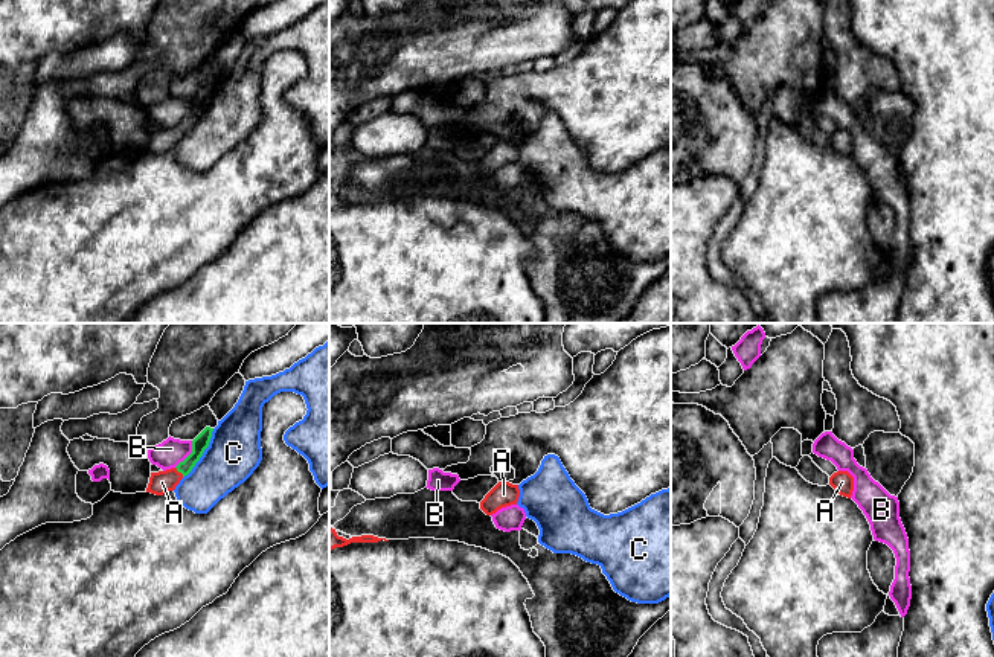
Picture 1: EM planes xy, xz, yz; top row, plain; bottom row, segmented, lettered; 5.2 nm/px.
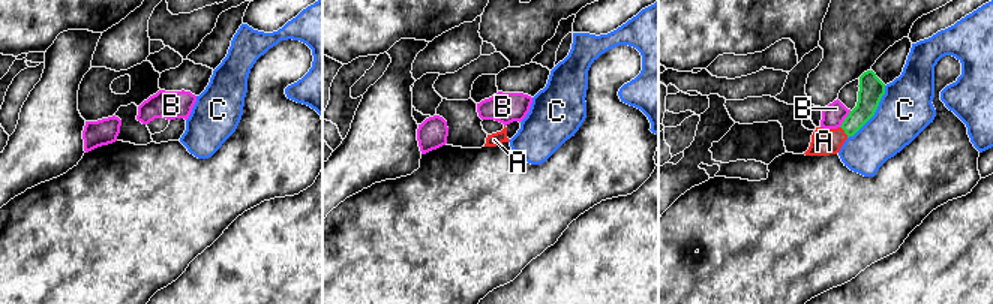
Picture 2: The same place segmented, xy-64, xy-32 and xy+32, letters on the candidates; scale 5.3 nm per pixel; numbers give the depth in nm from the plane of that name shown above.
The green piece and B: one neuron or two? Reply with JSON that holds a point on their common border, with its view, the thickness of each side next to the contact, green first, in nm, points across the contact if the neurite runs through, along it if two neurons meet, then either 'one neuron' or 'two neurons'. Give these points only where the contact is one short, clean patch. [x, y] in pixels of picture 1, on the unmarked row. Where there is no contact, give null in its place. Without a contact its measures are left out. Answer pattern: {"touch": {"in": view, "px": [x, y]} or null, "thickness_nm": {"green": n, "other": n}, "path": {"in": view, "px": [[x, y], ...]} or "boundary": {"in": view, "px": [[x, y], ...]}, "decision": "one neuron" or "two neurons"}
{"touch": {"in": "xy", "px": [189, 113]}, "thickness_nm": {"green": 80, "other": 150}, "boundary": {"in": "xy", "px": [[192, 99], [192, 108], [174, 125]]}, "decision": "two neurons"}

